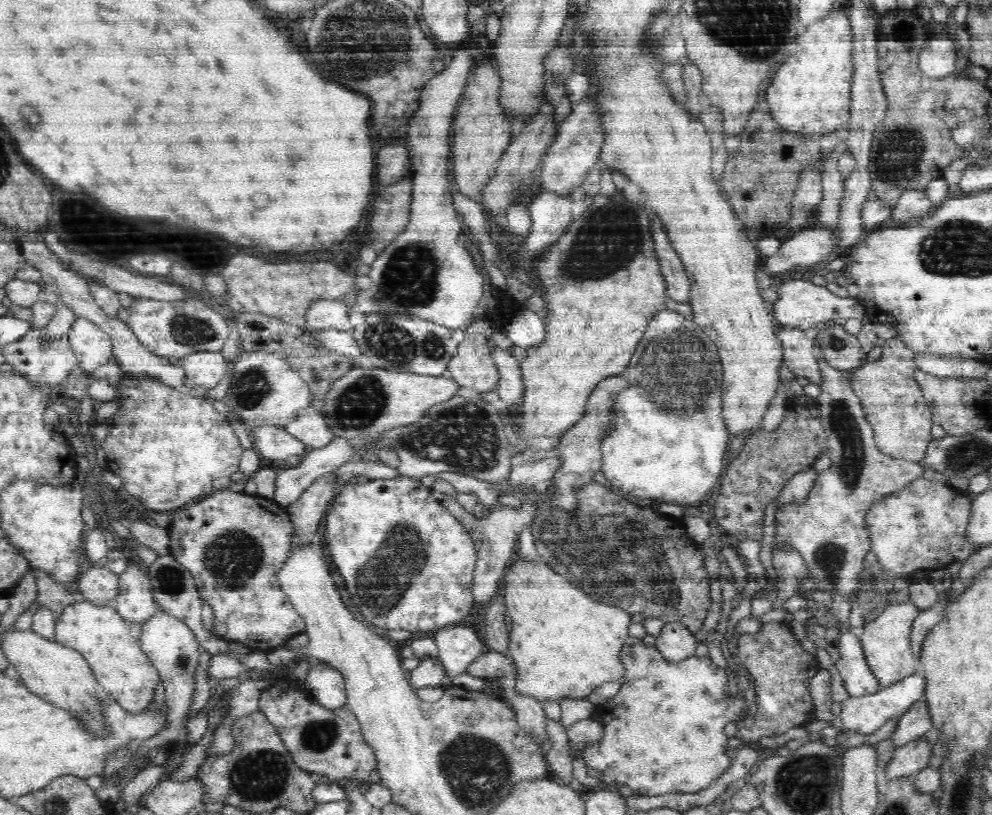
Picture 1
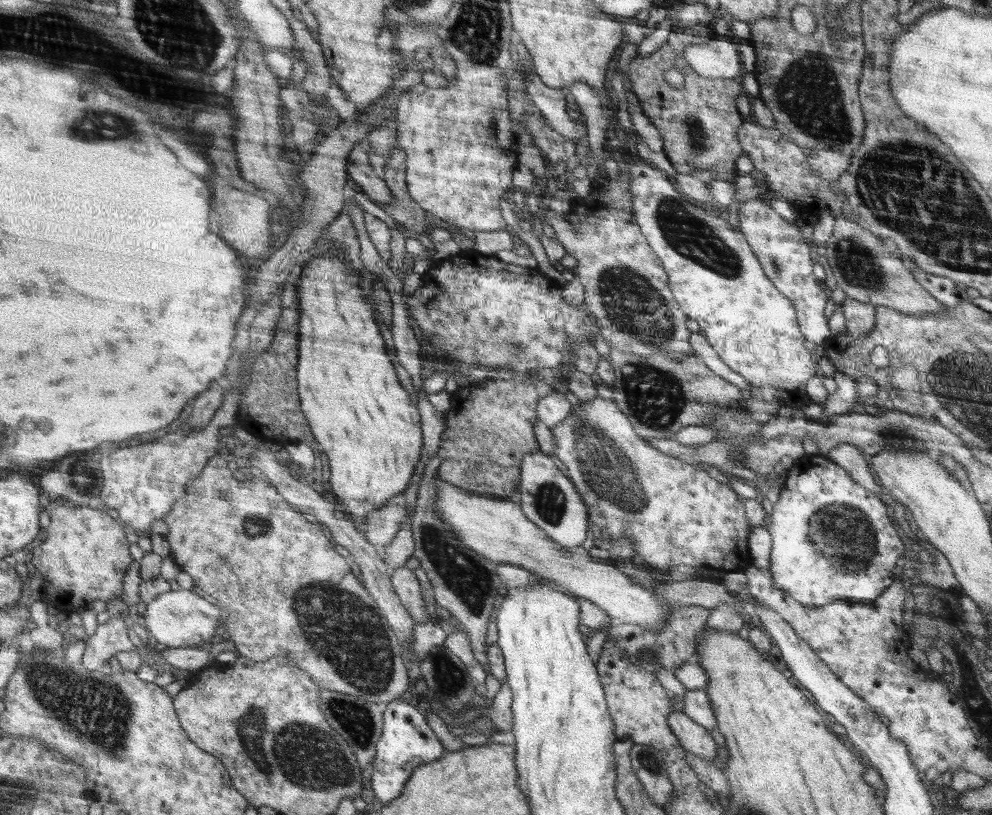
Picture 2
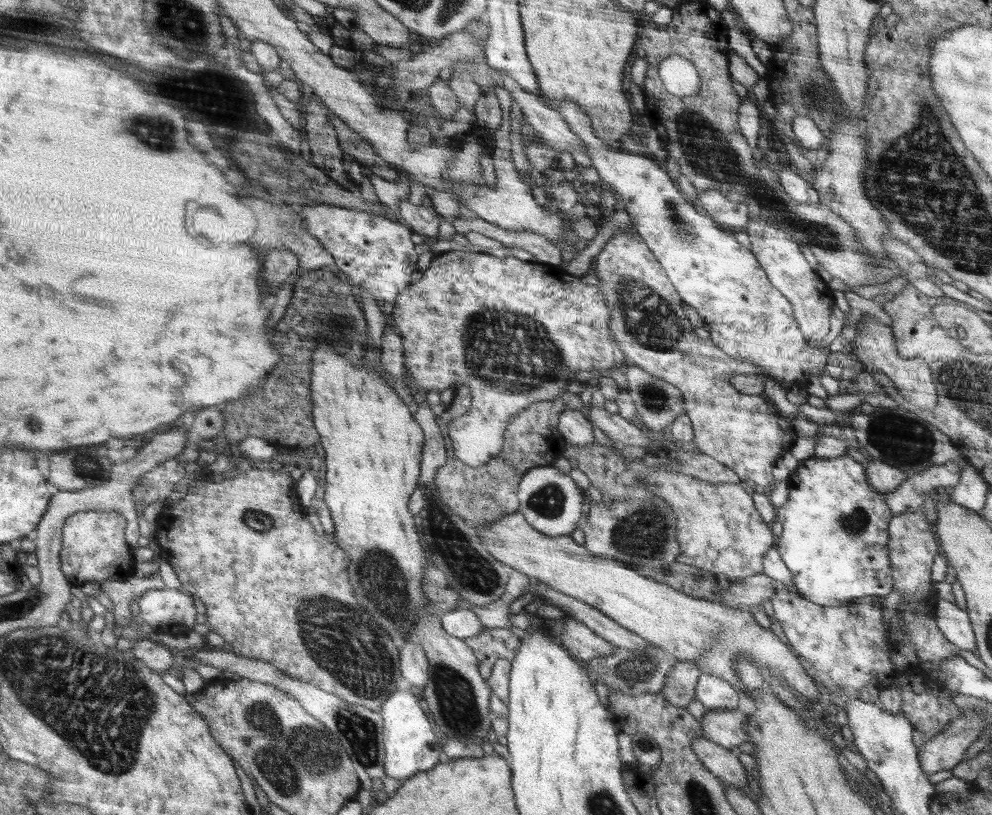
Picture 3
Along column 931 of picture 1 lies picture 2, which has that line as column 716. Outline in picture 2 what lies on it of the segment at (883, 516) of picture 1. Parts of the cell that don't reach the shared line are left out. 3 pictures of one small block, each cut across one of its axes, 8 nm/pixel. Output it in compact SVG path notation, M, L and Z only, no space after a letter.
M600 396L588 400L588 402L582 402L580 400L579 406L573 406L570 416L566 416L560 424L552 426L550 428L553 436L553 442L555 444L554 455L566 465L568 472L570 473L570 480L572 480L573 486L579 493L581 501L586 506L588 511L588 520L590 525L596 525L600 529L606 528L610 533L610 537L615 540L618 536L630 536L630 538L638 538L638 548L634 546L634 549L638 550L637 560L641 563L652 565L658 570L668 572L671 566L679 564L685 564L686 566L702 566L710 569L723 569L725 572L745 572L746 569L750 569L753 566L753 557L749 550L749 540L751 535L754 534L755 527L746 518L746 508L743 504L744 498L741 498L736 494L732 487L727 486L726 483L717 482L713 479L708 472L704 471L698 464L689 464L683 462L680 459L673 458L668 454L658 450L658 448L649 444L647 440L638 437L638 434L634 430L633 423L629 421L629 417L617 406L617 403L608 399L603 399Z

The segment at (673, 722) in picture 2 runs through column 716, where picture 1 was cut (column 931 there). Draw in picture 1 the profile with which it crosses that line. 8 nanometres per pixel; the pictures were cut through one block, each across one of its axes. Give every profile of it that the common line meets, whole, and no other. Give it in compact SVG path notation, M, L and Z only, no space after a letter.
M922 736L897 748L886 770L888 777L895 779L902 774L918 774L924 770L932 756L933 746Z

